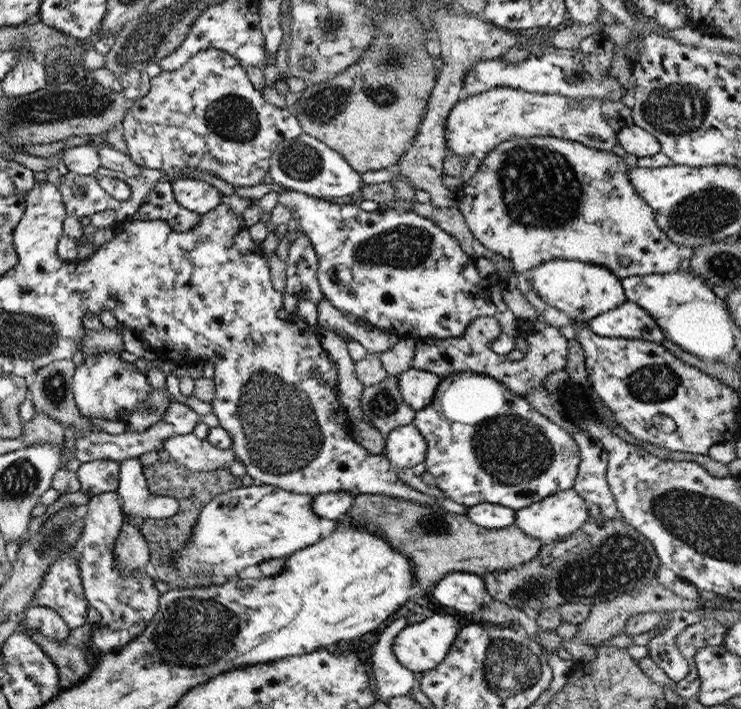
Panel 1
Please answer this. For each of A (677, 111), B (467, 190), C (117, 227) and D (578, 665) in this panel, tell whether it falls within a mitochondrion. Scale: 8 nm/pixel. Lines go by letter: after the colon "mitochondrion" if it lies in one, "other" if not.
A: mitochondrion
B: other
C: other
D: other

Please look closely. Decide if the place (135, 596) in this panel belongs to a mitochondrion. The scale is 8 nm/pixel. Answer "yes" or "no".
no

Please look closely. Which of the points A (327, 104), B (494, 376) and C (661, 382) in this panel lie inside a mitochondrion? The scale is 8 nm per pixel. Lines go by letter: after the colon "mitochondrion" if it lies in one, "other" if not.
A: mitochondrion
B: other
C: mitochondrion

